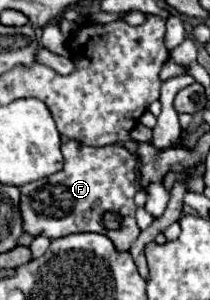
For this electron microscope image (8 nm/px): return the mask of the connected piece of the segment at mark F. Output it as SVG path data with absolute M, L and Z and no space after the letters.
M76 140L62 144L62 154L64 168L60 172L20 188L24 232L32 236L46 236L50 240L74 232L98 232L108 236L120 252L130 250L132 242L140 234L134 218L134 194L138 180L136 156L120 144L92 148Z

